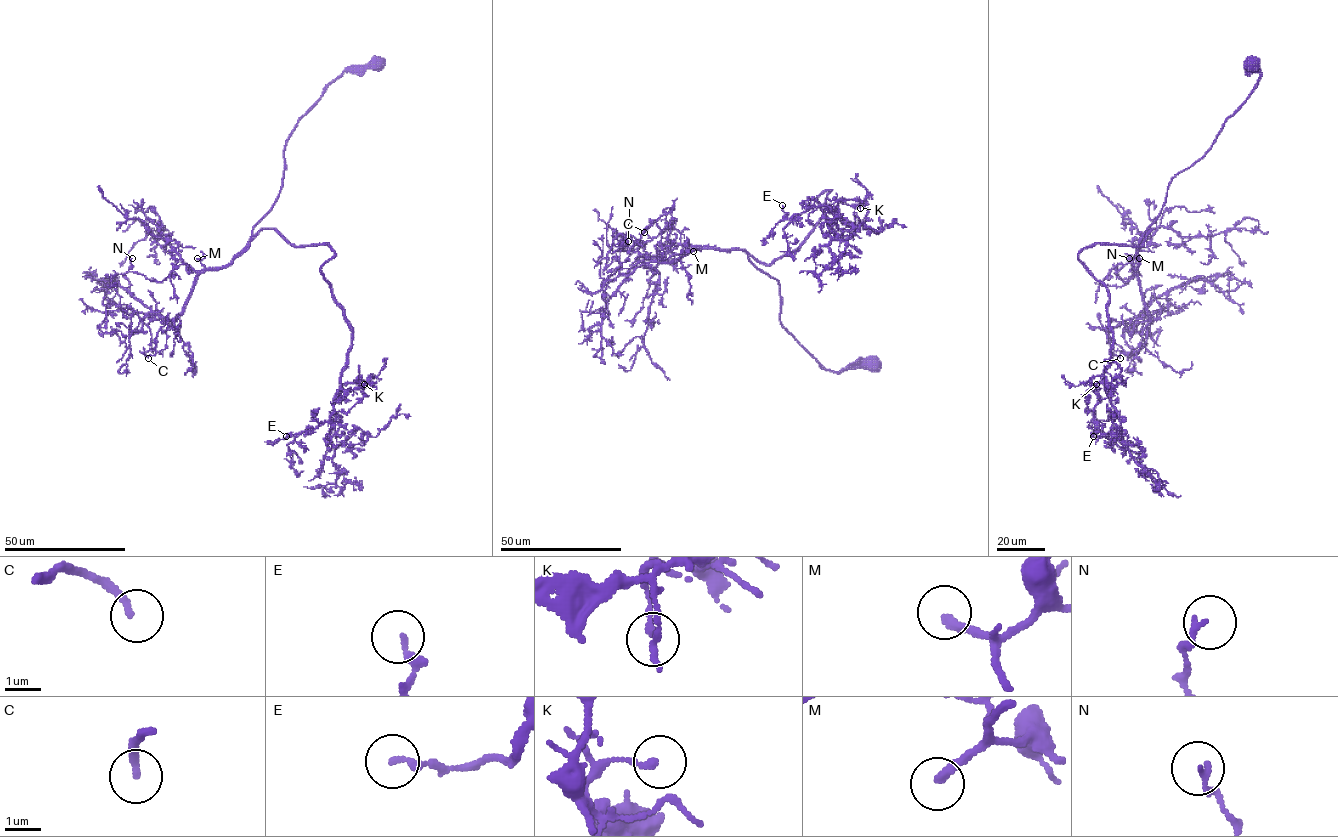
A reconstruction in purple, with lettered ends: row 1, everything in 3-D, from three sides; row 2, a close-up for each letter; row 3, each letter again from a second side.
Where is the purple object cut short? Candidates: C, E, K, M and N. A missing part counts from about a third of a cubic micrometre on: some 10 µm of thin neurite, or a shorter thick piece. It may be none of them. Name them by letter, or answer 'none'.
C, M

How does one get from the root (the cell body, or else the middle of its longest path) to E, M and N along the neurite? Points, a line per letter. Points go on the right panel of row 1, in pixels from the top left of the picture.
E: (1253, 62), (1144, 242), (1078, 255), (1112, 332), (1093, 436)
M: (1253, 62), (1258, 83), (1212, 147), (1172, 179), (1160, 214), (1141, 236), (1135, 268), (1139, 258)
N: (1253, 62), (1258, 83), (1172, 179), (1136, 269), (1114, 268), (1124, 282), (1138, 272), (1129, 258)

